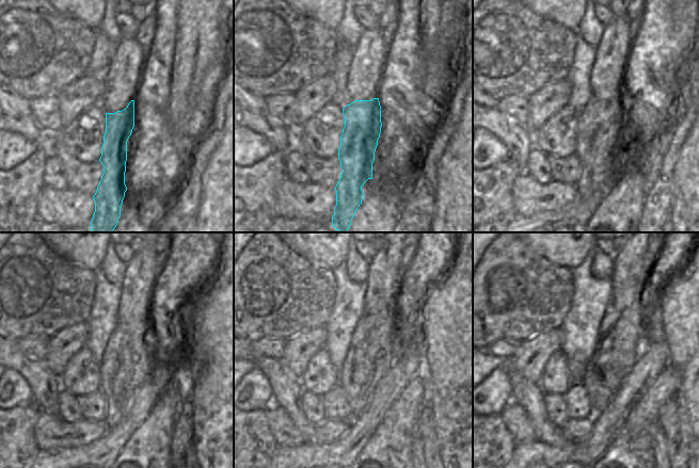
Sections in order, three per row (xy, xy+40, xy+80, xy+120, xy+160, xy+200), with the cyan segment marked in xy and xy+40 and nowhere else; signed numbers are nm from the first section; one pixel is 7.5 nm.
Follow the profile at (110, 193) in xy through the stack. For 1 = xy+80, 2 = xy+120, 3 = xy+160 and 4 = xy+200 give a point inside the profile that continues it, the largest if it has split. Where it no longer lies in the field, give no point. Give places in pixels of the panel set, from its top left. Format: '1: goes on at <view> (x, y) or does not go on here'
1: goes on at xy+80 (603, 125)
2: goes on at xy+120 (130, 353)
3: goes on at xy+160 (377, 340)
4: goes on at xy+200 (619, 341)

